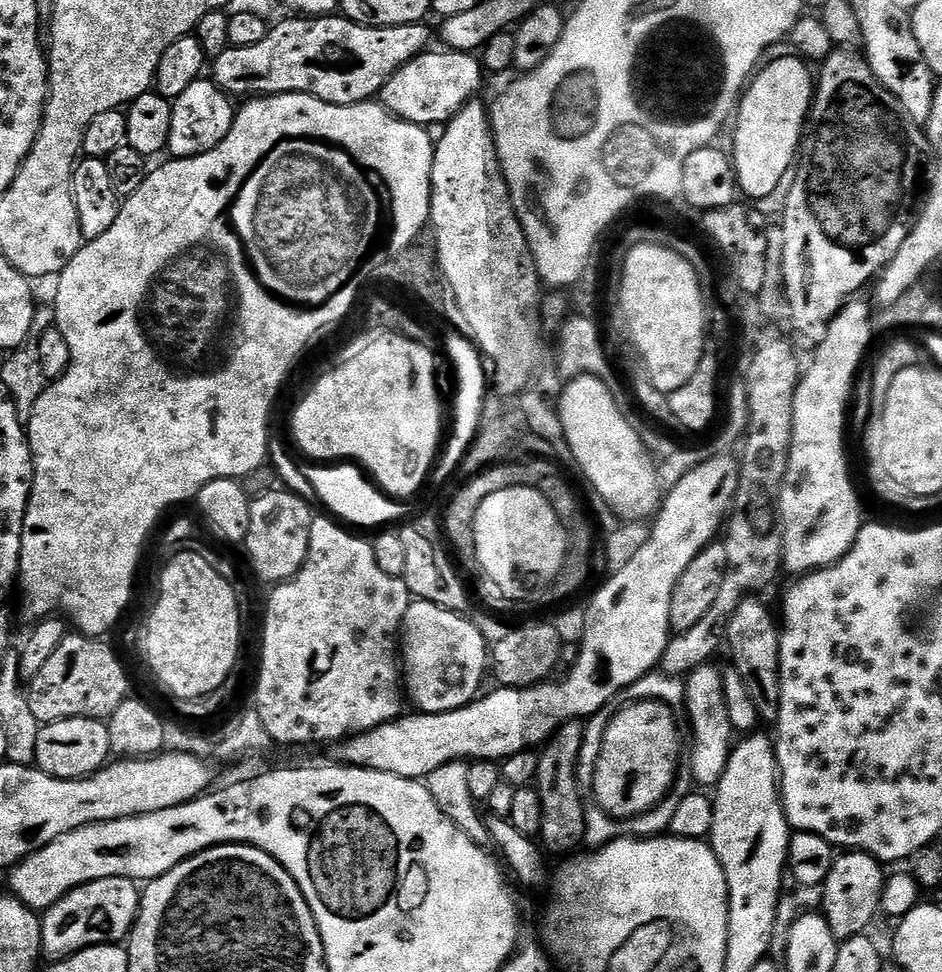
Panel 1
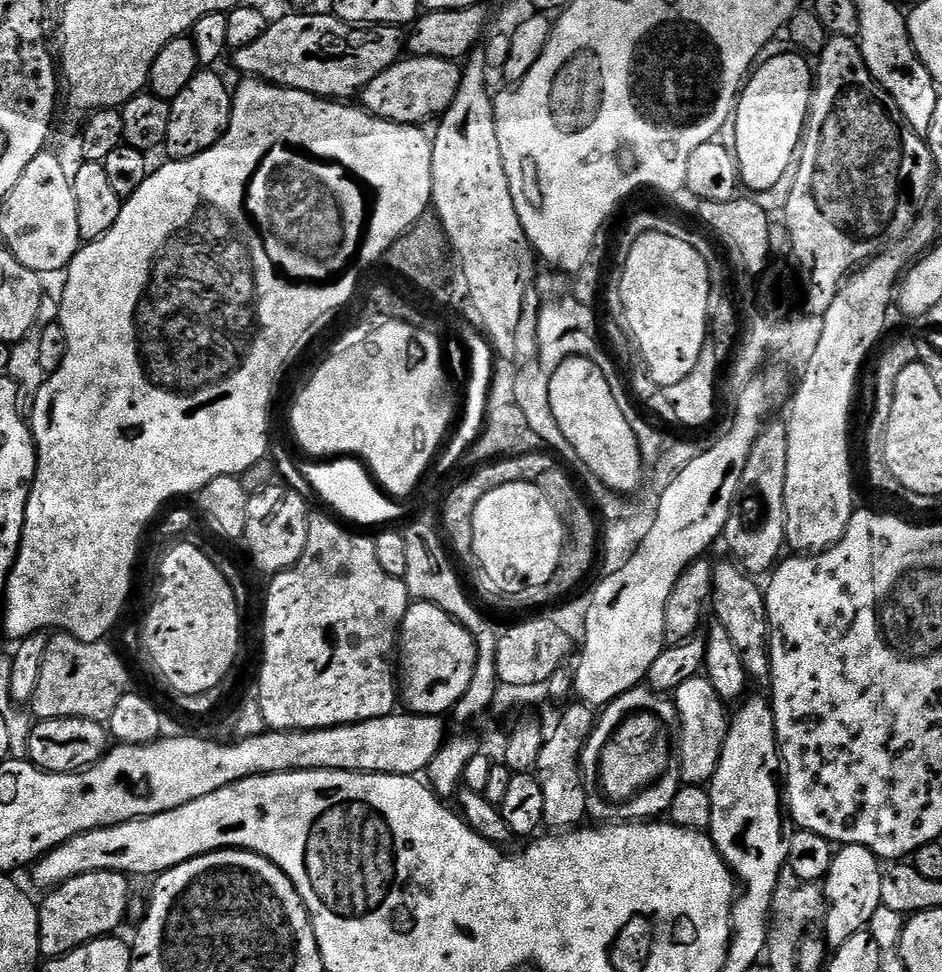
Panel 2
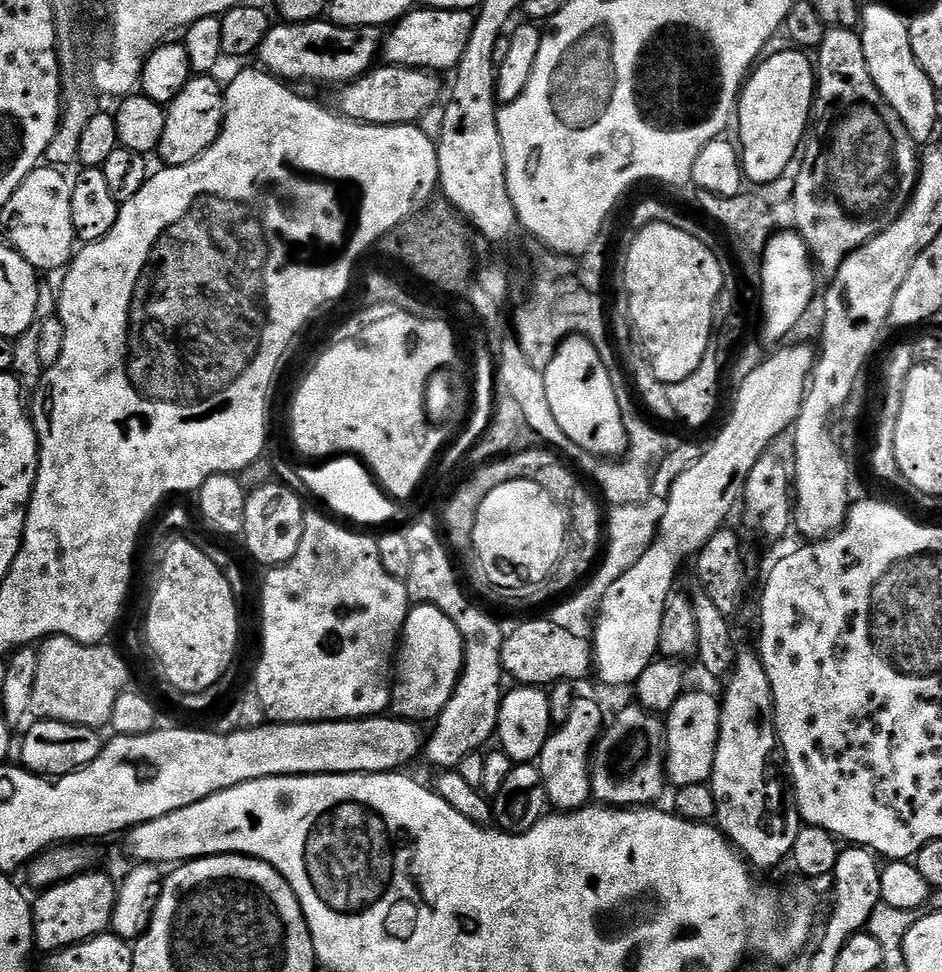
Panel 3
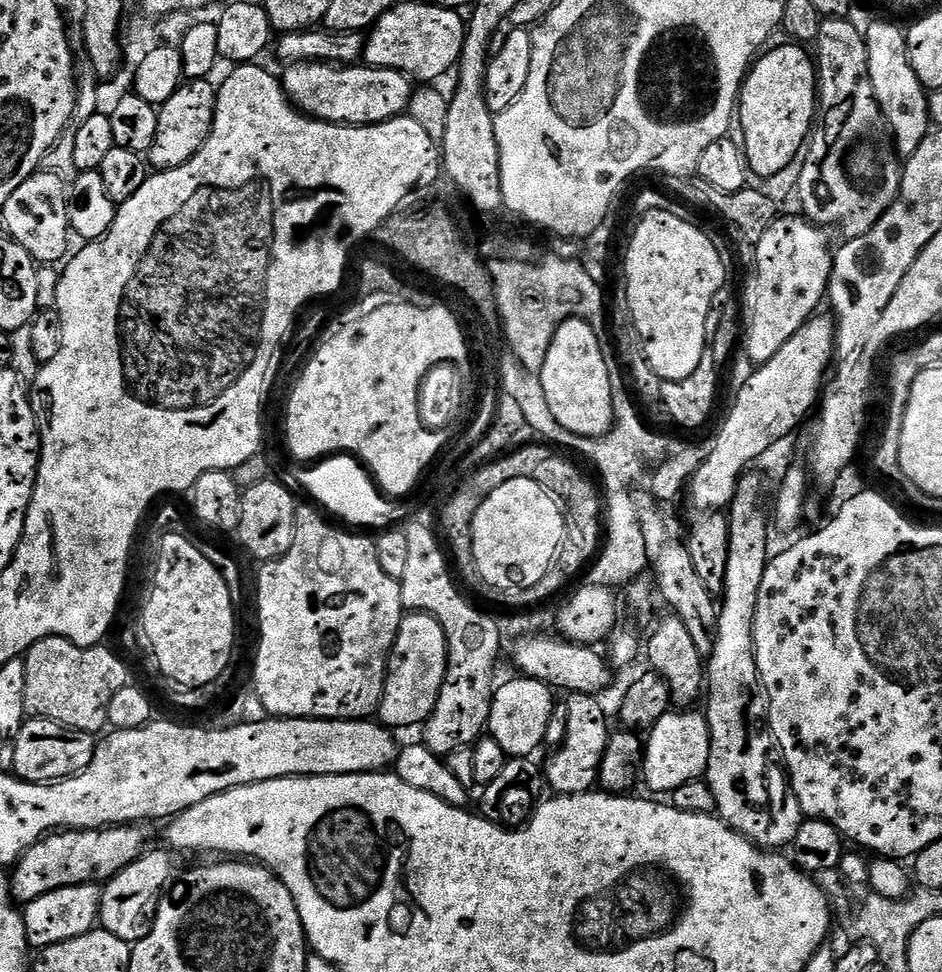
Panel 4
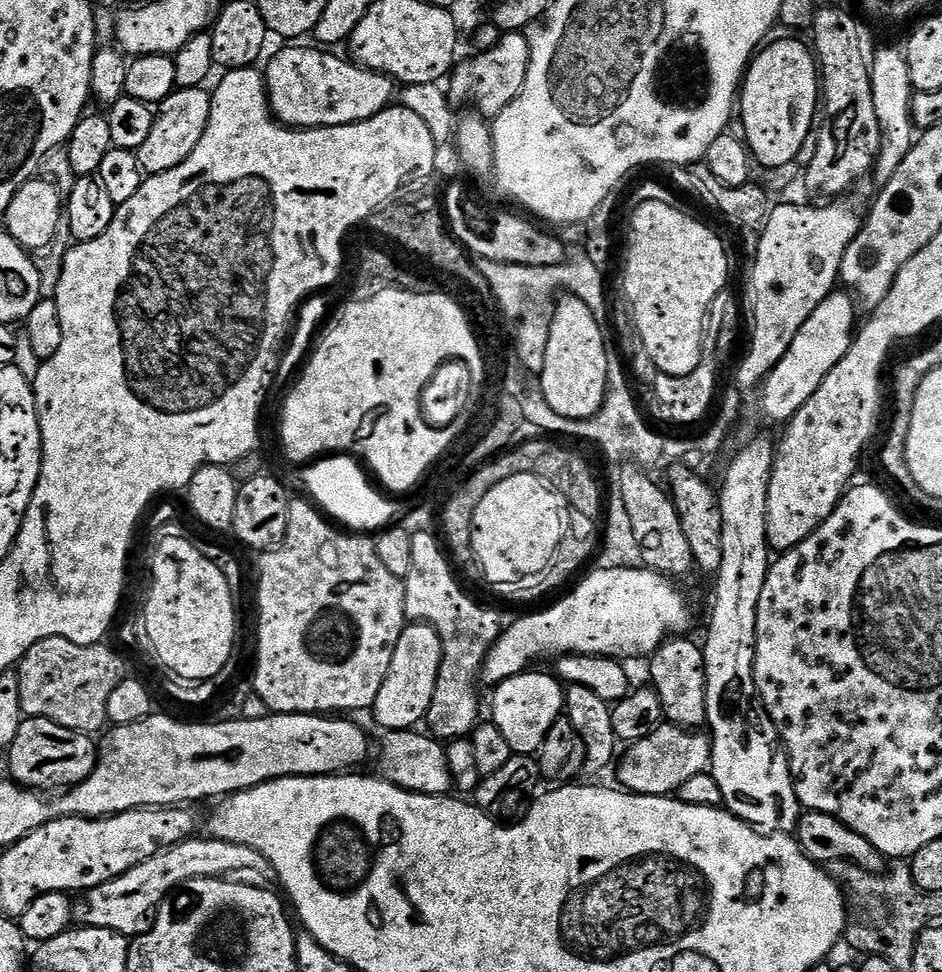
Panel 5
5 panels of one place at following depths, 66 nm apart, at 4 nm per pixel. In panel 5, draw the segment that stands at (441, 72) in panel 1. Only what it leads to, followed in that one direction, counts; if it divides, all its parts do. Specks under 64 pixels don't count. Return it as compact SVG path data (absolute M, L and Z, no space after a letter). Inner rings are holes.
M284 46L284 49L269 62L268 68L263 69L264 83L268 85L268 105L272 108L272 115L285 128L303 130L306 128L333 128L343 124L361 124L383 112L393 103L398 88L391 76L383 76L381 72L372 72L368 68L361 68L351 59L339 60L331 56L331 51L321 50L319 47L296 48L300 46Z

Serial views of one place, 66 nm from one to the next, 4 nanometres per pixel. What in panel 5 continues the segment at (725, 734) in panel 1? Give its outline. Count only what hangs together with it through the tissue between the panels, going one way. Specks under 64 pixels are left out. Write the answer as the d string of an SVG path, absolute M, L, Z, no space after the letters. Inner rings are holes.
M661 722L654 734L635 741L624 757L615 765L619 787L637 796L672 796L682 782L694 774L708 772L712 762L712 741L707 735L679 728L676 724Z

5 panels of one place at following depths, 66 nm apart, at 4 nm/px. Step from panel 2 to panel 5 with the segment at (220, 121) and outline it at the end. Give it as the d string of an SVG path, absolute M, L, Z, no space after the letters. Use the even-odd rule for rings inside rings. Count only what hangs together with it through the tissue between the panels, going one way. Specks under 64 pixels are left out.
M207 87L177 88L172 95L167 96L155 109L154 130L150 130L146 142L142 142L142 146L135 151L142 171L148 176L157 176L186 162L186 158L194 154L194 146L202 142L202 134L206 134L211 105L212 93Z

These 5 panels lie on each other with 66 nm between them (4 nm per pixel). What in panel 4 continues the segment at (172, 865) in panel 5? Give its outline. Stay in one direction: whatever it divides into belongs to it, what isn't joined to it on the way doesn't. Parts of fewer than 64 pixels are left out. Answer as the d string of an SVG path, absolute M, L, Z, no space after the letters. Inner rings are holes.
M145 851L143 856L107 881L100 893L99 927L122 938L122 942L126 942L129 946L146 938L146 934L150 934L156 921L156 905L160 903L160 897L164 895L173 879L172 860L167 856L169 853L164 852Z

